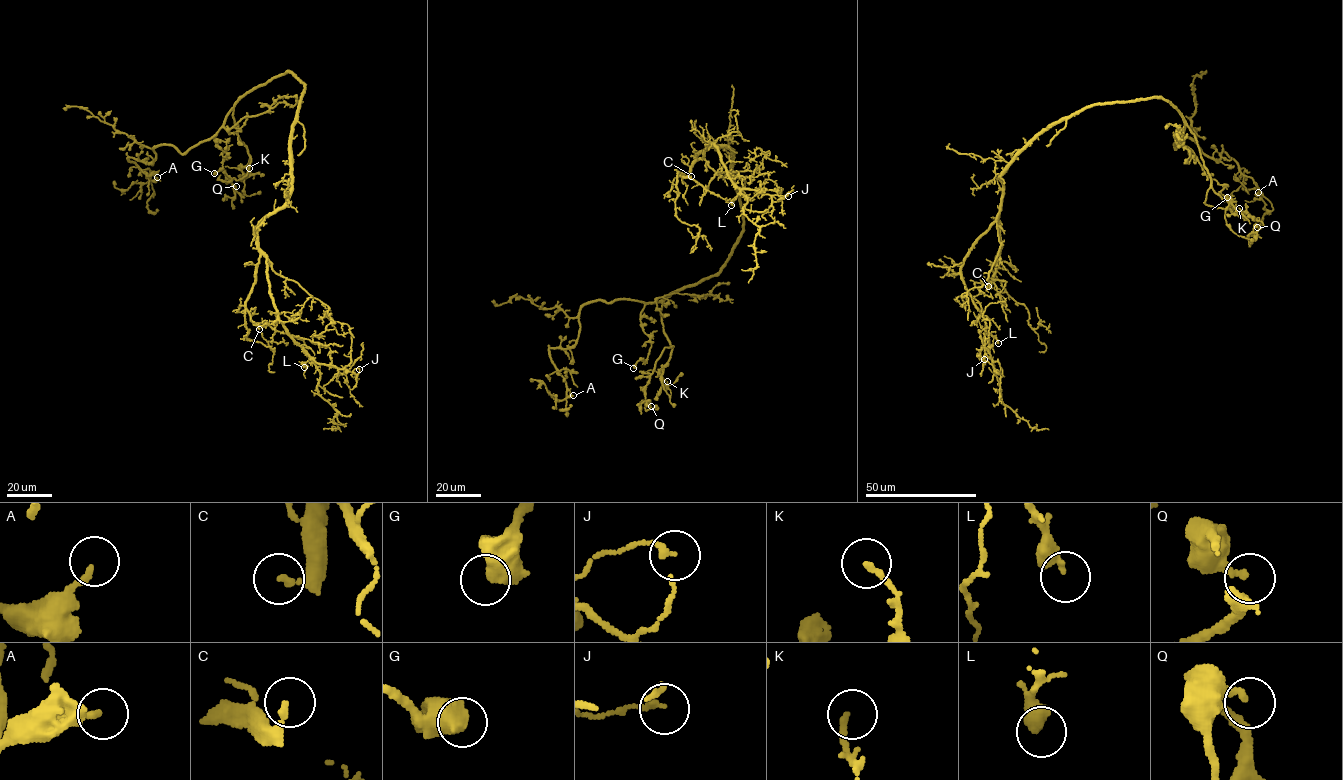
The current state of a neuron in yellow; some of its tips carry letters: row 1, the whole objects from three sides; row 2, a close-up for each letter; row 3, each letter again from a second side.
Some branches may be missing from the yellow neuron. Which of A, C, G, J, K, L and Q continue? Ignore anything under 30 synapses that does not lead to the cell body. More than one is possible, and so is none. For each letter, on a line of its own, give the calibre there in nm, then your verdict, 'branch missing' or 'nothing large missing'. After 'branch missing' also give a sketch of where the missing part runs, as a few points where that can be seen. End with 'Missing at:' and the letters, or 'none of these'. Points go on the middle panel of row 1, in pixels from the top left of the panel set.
A: 170 nm thick; nothing large missing
C: 160 nm thick; branch missing; missing branch runs (691, 176), (712, 211), (715, 237), (703, 239), (669, 260), (644, 258), (635, 266)
G: 700 nm thick; nothing large missing
J: 120 nm thick; nothing large missing
K: 170 nm thick; nothing large missing
L: 320 nm thick; nothing large missing
Q: 240 nm thick; nothing large missing
Missing at: C

